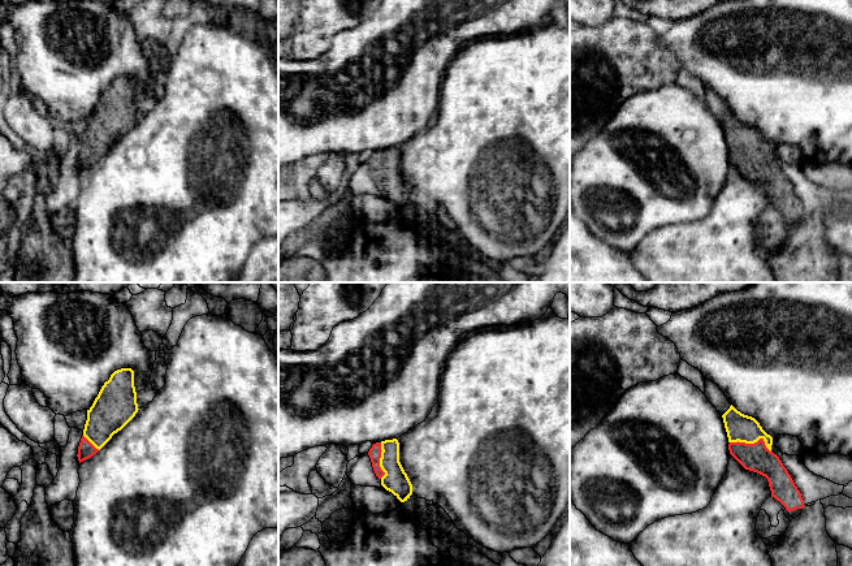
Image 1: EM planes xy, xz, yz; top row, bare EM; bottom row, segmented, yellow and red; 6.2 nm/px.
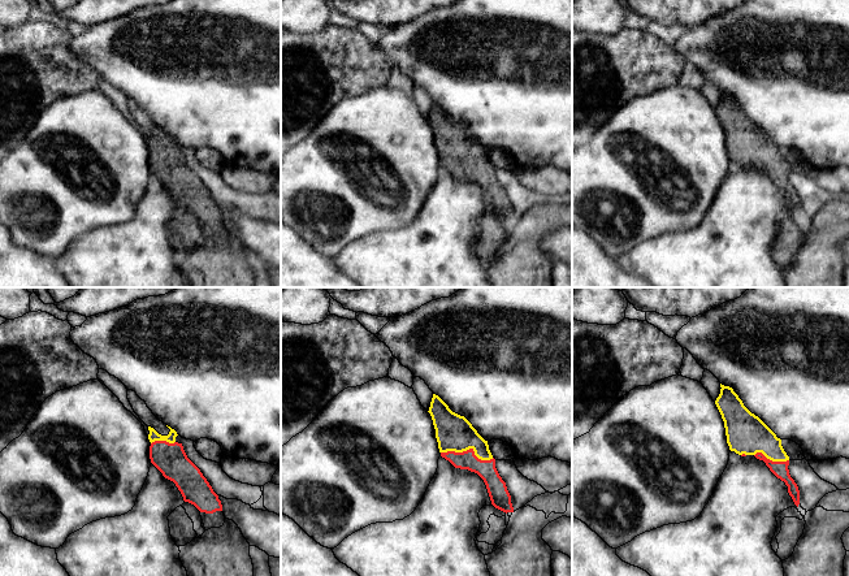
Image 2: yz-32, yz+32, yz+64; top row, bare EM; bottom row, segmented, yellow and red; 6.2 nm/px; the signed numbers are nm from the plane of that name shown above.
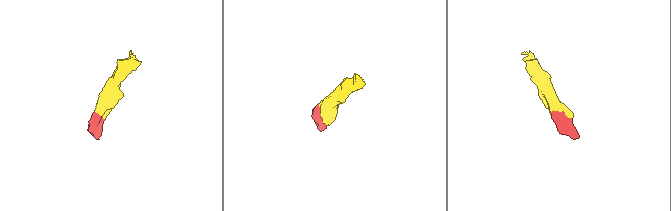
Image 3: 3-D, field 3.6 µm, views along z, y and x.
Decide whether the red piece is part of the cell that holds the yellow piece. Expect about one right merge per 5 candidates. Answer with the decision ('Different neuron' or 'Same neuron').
Same neuron

